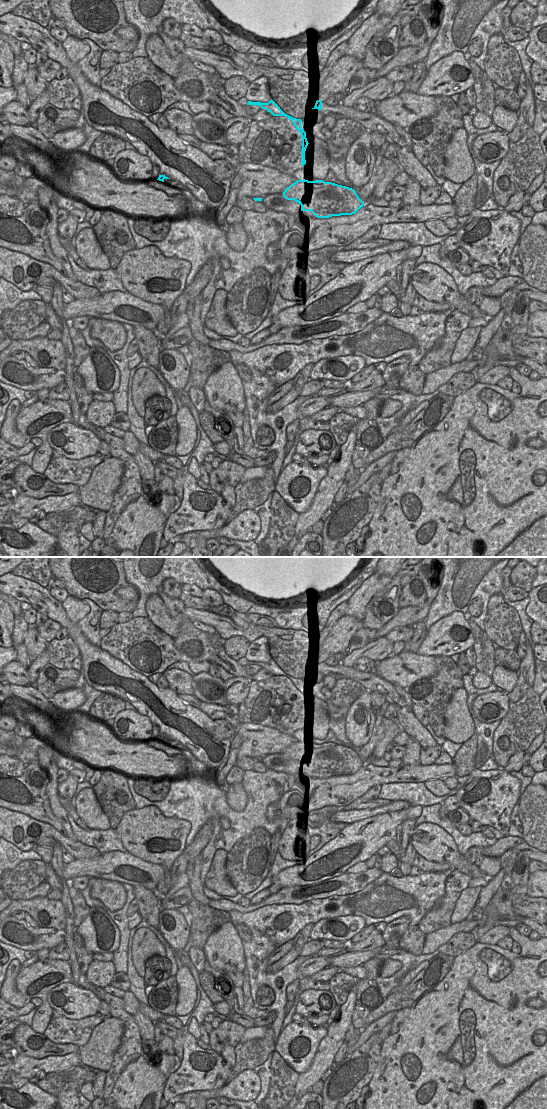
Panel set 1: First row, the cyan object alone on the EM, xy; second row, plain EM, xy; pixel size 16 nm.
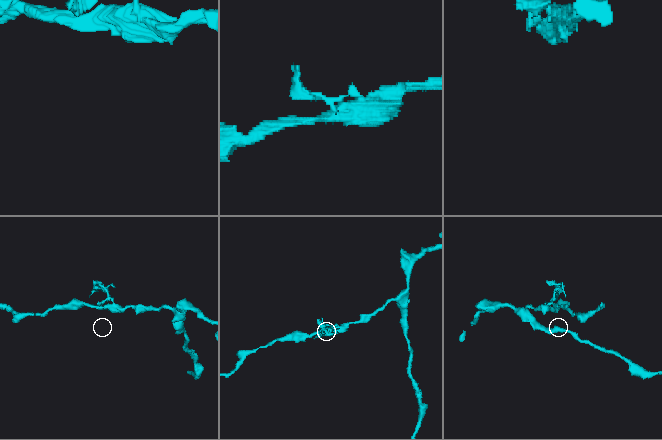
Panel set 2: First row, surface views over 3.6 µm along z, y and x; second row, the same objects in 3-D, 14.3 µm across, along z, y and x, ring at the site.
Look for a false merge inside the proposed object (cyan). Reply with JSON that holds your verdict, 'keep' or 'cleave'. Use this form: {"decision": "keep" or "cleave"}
{"decision": "keep"}

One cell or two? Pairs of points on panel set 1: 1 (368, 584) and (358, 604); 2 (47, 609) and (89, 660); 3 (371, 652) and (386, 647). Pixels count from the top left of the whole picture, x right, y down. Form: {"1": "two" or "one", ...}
{"1": "one", "2": "one", "3": "one"}

